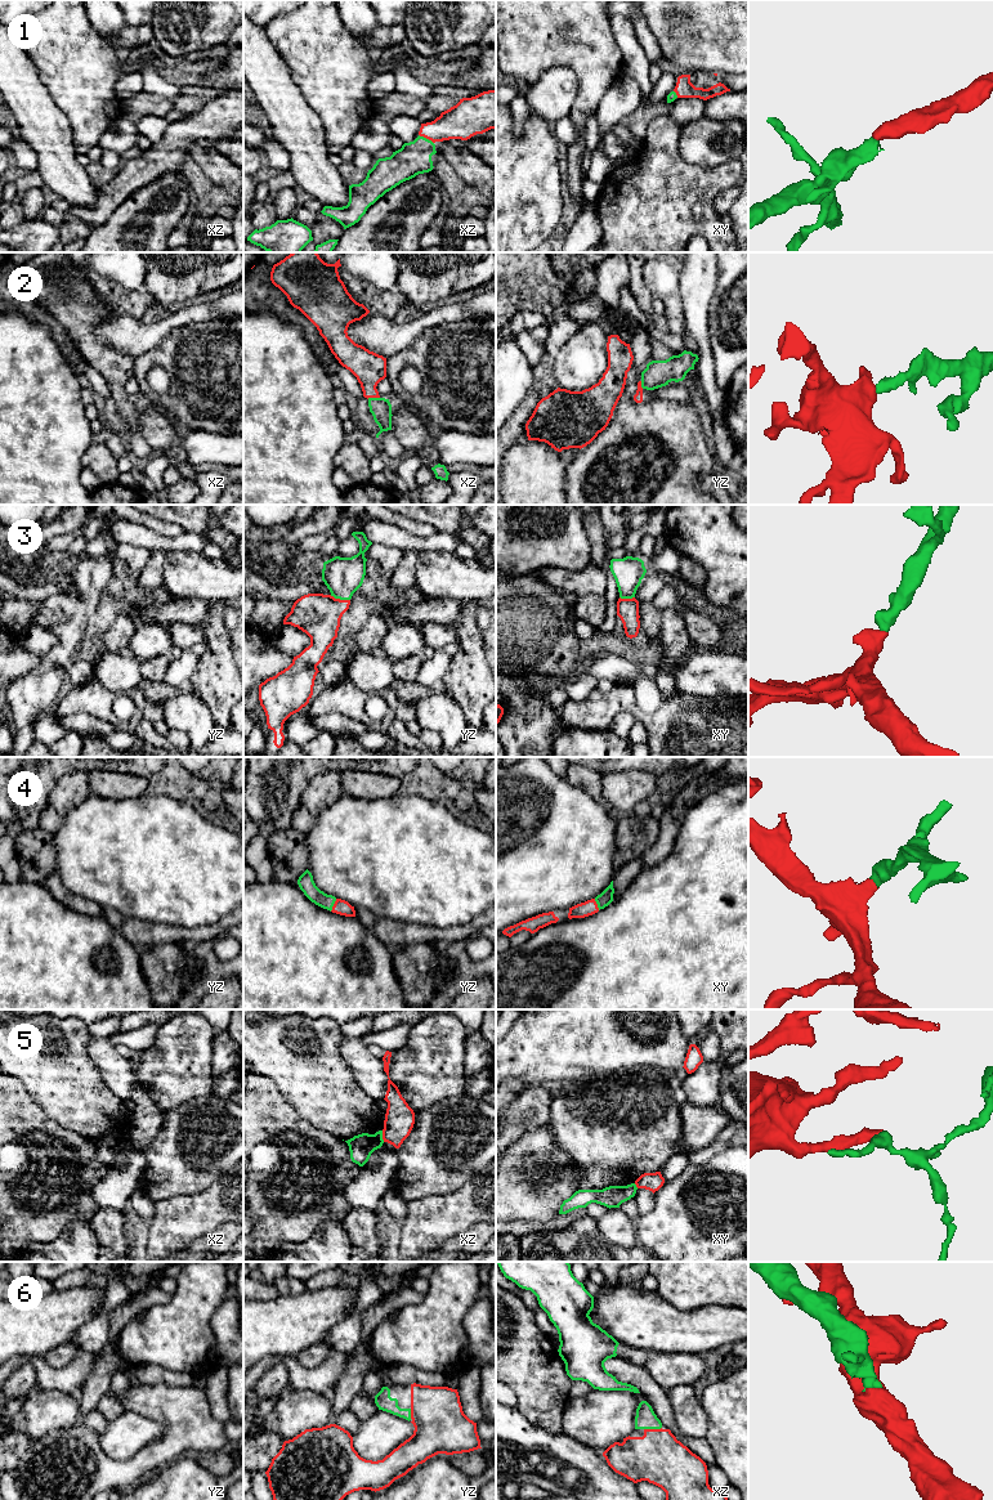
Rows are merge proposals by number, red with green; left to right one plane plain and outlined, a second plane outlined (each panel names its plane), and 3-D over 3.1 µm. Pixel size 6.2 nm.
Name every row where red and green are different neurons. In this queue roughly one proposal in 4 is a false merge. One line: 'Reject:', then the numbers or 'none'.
Reject: 5

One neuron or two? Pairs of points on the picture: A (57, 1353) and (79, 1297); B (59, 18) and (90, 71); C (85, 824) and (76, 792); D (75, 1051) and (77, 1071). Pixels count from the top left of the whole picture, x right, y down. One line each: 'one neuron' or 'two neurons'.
A: two neurons
B: one neuron
C: two neurons
D: one neuron

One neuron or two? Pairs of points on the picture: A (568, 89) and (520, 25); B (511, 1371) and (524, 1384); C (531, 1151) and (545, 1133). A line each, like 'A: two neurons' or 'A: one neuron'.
A: two neurons
B: one neuron
C: one neuron

